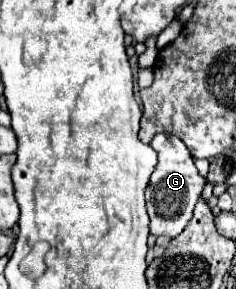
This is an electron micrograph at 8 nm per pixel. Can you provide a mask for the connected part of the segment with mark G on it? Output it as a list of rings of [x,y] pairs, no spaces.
[[[157,133],[151,141],[151,147],[159,153],[159,163],[151,175],[151,181],[147,185],[145,197],[147,197],[147,211],[151,217],[151,233],[155,237],[169,237],[173,239],[179,235],[185,225],[189,223],[193,215],[193,207],[205,187],[205,177],[199,175],[193,157],[185,143],[169,133]]]

